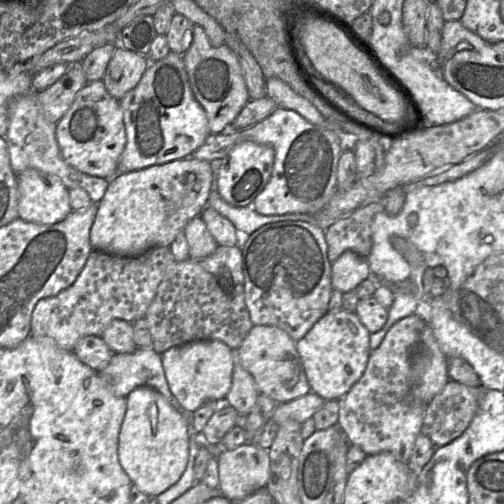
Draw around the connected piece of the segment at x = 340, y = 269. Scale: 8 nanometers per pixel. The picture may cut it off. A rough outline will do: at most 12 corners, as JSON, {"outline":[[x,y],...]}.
{"outline":[[345,251],[332,264],[332,288],[355,290],[370,276],[366,258]]}

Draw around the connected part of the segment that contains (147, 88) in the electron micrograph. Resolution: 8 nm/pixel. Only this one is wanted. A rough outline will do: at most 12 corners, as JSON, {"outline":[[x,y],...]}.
{"outline":[[183,55],[120,100],[117,174],[189,157],[210,135]]}

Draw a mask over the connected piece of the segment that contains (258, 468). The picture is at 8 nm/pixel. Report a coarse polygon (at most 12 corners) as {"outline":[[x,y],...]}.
{"outline":[[222,449],[219,491],[237,503],[266,488],[268,450]]}

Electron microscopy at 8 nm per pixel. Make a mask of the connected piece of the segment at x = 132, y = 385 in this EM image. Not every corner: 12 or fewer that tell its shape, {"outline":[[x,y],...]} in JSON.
{"outline":[[152,349],[114,353],[97,371],[115,395],[148,386],[189,425],[171,393],[162,355]]}

